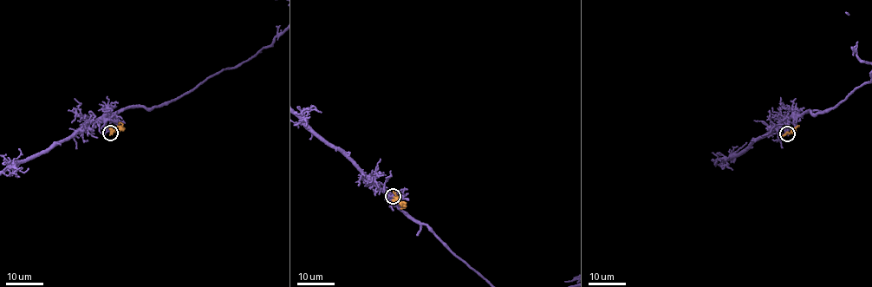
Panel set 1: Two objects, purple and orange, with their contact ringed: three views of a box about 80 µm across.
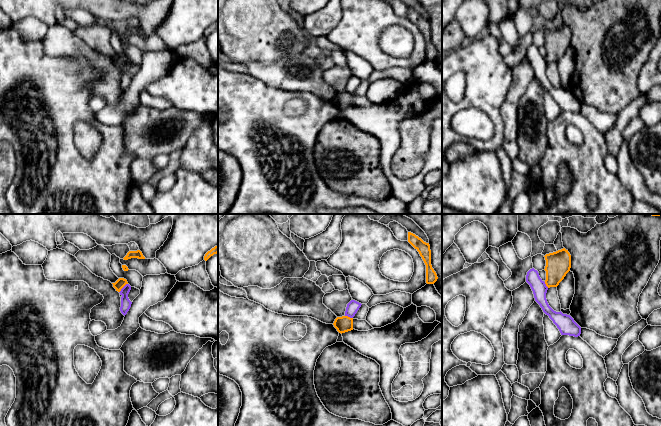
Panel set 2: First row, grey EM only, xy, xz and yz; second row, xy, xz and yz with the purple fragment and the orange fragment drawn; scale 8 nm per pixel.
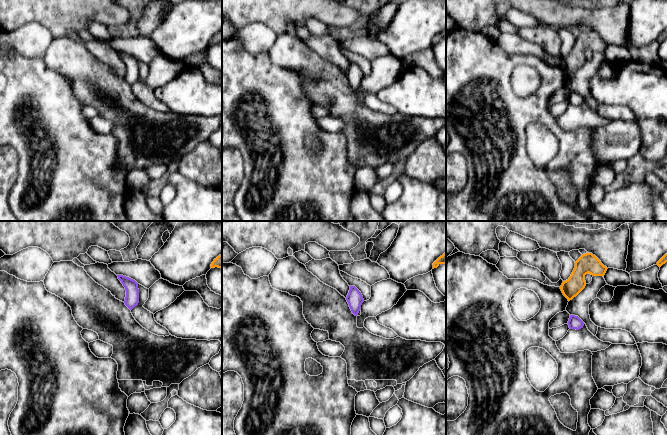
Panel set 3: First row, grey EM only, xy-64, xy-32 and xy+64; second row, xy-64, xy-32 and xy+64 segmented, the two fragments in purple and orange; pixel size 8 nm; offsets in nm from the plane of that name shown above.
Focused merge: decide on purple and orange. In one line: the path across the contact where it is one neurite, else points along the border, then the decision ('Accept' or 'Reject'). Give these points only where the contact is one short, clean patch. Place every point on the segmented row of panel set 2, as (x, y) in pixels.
Boundary: xy (127, 283), (119, 292). Reject

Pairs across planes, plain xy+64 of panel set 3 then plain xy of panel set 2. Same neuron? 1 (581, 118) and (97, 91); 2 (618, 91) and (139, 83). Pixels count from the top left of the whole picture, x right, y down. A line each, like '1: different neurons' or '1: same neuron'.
1: different neurons
2: different neurons

